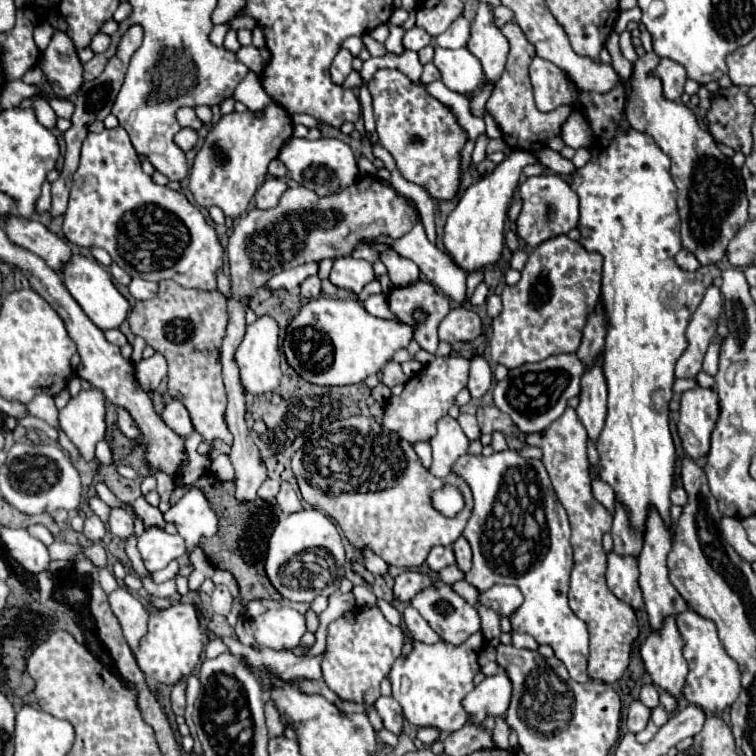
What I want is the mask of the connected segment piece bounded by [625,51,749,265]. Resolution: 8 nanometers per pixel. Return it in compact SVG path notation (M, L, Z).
M651 51L633 65L625 117L631 129L653 137L659 149L669 155L671 177L677 185L683 247L691 251L701 265L713 265L723 259L729 241L749 219L743 179L731 159L719 151L711 133L699 127L695 113L687 105L679 105L679 101L665 99L661 79L651 75L657 63L659 57Z

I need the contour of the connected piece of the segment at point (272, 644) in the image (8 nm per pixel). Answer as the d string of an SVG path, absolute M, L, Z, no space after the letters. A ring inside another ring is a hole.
M289 607L269 609L267 613L253 617L251 627L255 633L255 641L261 647L277 651L301 647L301 639L307 633L305 615Z

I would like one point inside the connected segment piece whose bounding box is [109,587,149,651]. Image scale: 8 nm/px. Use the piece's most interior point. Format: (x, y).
(133, 617)

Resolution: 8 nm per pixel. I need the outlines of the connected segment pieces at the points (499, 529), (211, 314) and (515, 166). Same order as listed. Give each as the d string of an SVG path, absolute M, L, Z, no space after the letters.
M501 451L493 453L489 457L483 455L461 455L455 465L453 473L459 475L473 493L473 515L469 517L463 537L469 541L473 549L473 567L465 573L465 581L475 585L481 593L491 589L497 583L503 585L517 585L523 593L523 605L515 609L515 613L509 617L511 627L515 633L527 633L531 635L539 645L551 645L555 651L555 657L567 667L569 675L585 683L589 681L587 675L587 653L589 653L589 635L585 623L573 615L567 603L567 591L569 591L569 573L573 567L573 553L569 545L569 521L567 513L561 507L561 503L555 497L553 485L549 481L549 475L539 463L539 459L523 459L517 455L517 451Z
M161 281L157 297L151 301L137 301L129 313L131 331L143 337L157 353L161 353L169 363L169 383L167 391L173 399L181 401L193 421L193 427L207 443L223 439L231 445L233 435L225 425L225 405L227 395L221 379L221 339L225 335L227 311L225 295L217 289L185 289L175 281Z
M515 151L503 163L499 163L495 167L495 171L491 171L483 179L475 181L461 195L457 207L447 217L445 233L443 233L443 245L459 269L463 269L465 273L473 273L487 265L497 263L497 259L501 257L501 251L503 251L503 241L505 241L503 227L505 227L505 215L507 215L509 201L521 179L523 168L536 162L539 160L532 153Z

